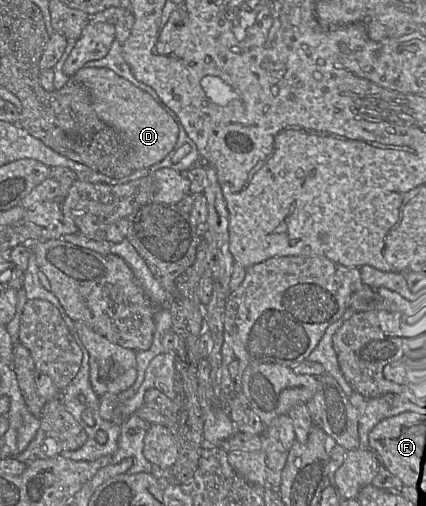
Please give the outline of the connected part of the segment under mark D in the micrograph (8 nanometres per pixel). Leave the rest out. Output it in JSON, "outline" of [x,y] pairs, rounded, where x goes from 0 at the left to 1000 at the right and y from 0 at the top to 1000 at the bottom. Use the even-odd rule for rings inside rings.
{"outline":[[[192,132],[171,150],[207,176],[228,231],[282,267],[312,338],[380,318],[406,294],[418,275],[418,247],[350,186],[256,134]]]}

